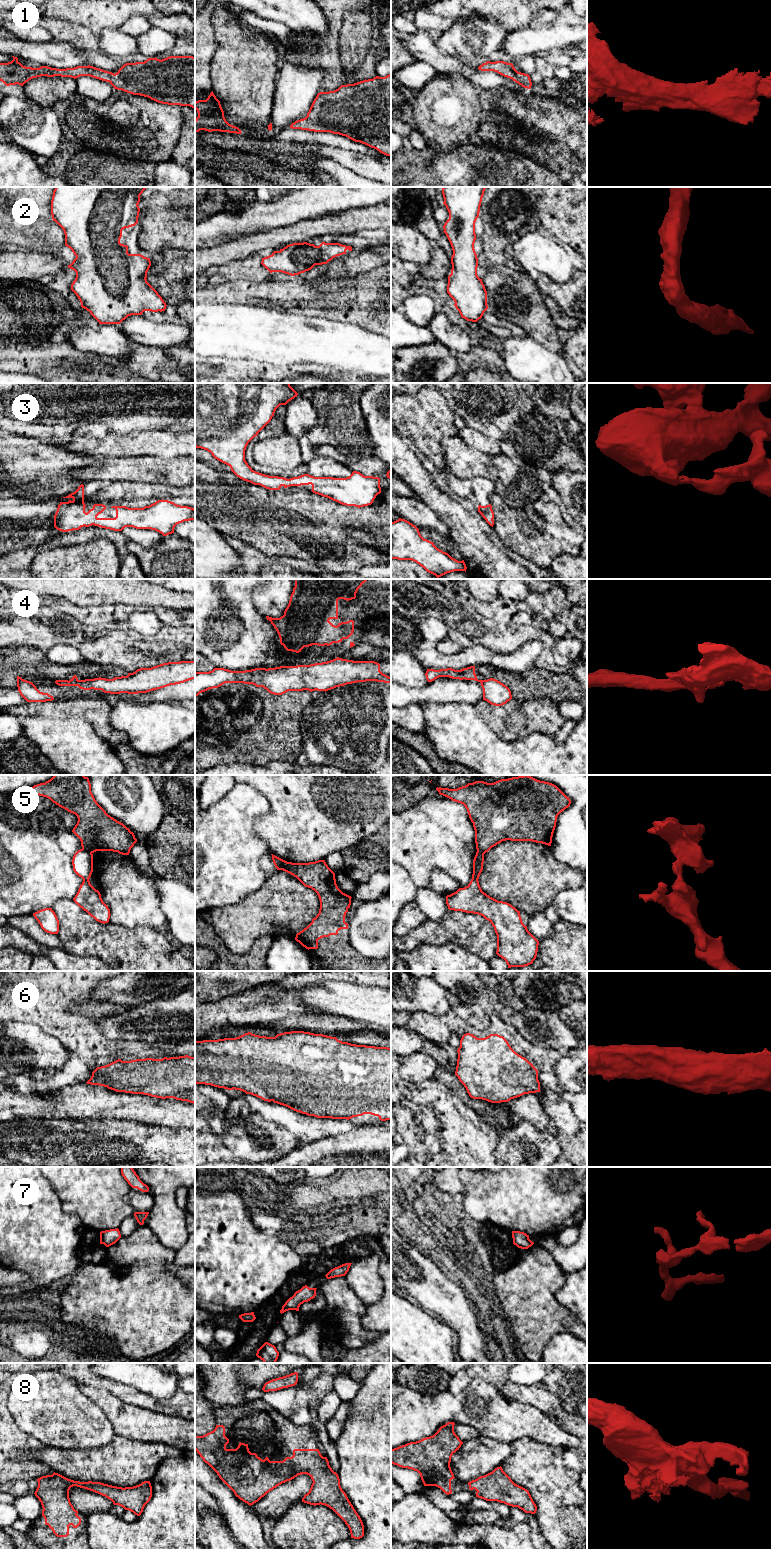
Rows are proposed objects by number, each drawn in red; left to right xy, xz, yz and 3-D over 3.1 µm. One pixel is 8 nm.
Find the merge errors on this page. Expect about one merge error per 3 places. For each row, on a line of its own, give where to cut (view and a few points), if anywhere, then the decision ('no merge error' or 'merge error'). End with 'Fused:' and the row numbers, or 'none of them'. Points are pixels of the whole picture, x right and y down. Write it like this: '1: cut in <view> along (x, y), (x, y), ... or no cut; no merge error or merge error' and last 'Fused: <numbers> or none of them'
1: no cut; no merge error
2: no cut; no merge error
3: no cut; no merge error
4: cut in yz along (482, 680), (480, 682); merge error
5: cut in xy along (82, 847), (91, 853); merge error
6: no cut; no merge error
7: no cut; no merge error
8: no cut; no merge error
Fused: 4, 5

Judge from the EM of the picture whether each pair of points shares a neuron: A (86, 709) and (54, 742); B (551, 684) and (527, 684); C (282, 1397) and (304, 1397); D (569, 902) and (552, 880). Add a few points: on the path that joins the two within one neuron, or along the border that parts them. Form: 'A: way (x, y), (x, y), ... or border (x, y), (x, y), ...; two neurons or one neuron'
A: border (55, 717), (82, 716), (96, 733); two neurons
B: way (545, 684), (533, 684); one neuron
C: border (295, 1385), (296, 1403), (308, 1410); two neurons
D: border (576, 888), (561, 890), (551, 904); two neurons

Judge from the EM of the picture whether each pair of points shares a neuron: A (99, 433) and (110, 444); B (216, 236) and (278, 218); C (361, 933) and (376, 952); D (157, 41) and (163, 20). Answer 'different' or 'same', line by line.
A: different
B: same
C: same
D: different

